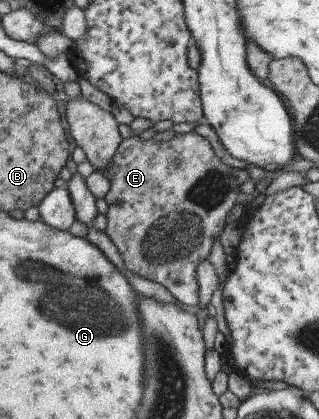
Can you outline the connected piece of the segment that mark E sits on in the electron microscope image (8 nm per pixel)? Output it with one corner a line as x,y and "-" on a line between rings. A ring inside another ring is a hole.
191,131
159,143
151,140
140,142
137,135
122,139
112,164
99,172
110,180
109,190
104,196
108,205
104,233
114,242
125,268
163,285
177,303
195,311
198,299
196,264
206,259
213,236
221,234
225,216
235,205
235,193
239,191
231,176
233,169
217,159
207,140

